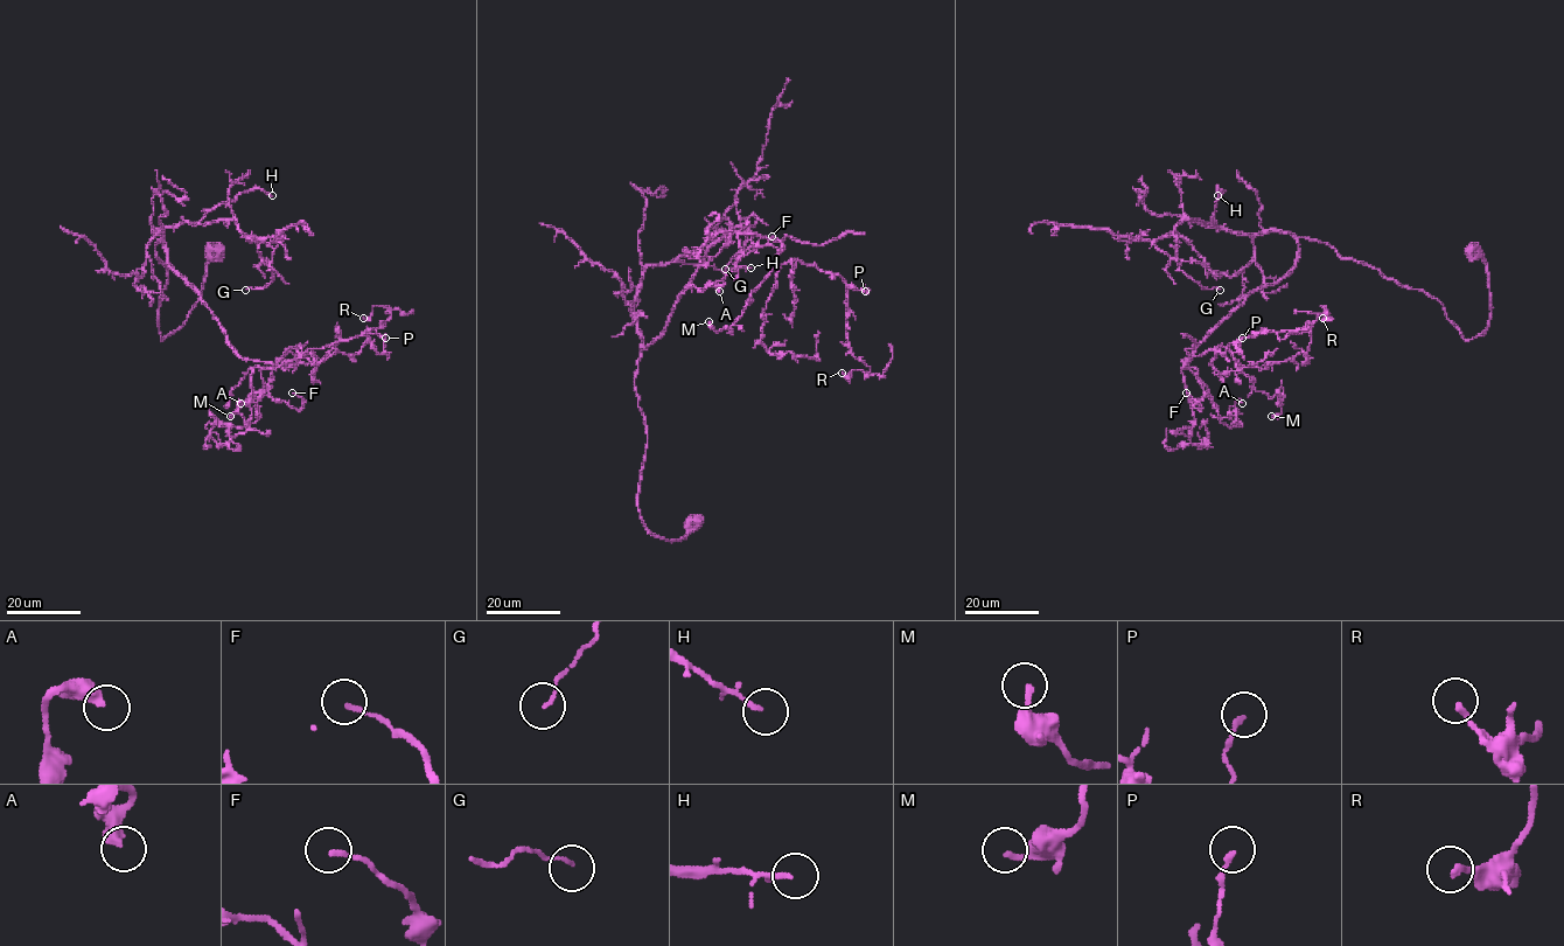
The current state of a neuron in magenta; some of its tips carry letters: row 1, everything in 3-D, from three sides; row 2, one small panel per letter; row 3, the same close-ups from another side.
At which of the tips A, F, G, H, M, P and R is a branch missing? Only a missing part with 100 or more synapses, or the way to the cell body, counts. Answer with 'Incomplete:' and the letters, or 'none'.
Incomplete: none

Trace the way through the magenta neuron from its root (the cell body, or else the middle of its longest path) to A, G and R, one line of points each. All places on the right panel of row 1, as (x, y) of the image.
A: (1473, 248), (1491, 317), (1466, 340), (1436, 299), (1298, 237), (1296, 264), (1182, 361), (1221, 423), (1242, 403)
G: (1473, 248), (1491, 317), (1471, 340), (1436, 299), (1325, 243), (1184, 220), (1170, 234), (1180, 269), (1220, 290)
R: (1473, 248), (1491, 317), (1471, 340), (1436, 299), (1298, 237), (1296, 264), (1182, 361), (1322, 318)

